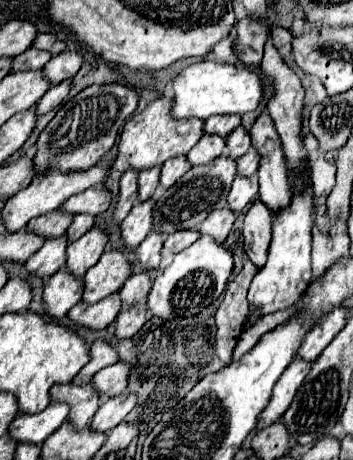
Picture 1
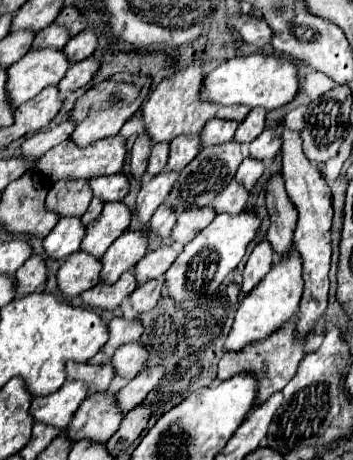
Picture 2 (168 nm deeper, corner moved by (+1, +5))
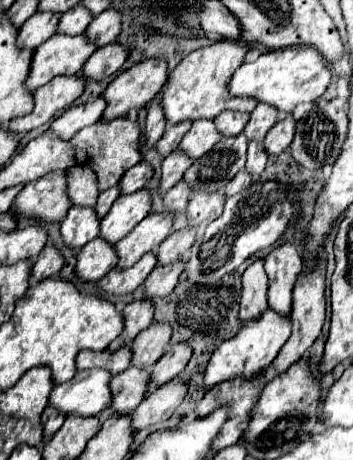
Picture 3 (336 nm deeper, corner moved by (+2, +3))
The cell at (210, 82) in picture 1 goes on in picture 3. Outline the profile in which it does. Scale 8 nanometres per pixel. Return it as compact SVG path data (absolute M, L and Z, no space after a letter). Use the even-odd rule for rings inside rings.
M289 47L261 53L255 61L245 61L229 81L229 93L233 97L253 97L279 111L291 113L299 103L313 103L323 95L331 81L331 69L321 53L313 47Z

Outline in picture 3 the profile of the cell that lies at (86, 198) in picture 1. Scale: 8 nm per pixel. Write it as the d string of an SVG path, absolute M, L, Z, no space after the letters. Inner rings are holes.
M137 163L129 171L125 171L125 175L121 177L121 181L119 181L121 193L129 195L129 193L135 193L135 191L143 189L147 179L151 179L151 175L153 175L153 169L147 163Z

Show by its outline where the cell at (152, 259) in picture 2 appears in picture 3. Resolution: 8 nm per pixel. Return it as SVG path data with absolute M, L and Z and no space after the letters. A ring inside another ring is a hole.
M181 229L171 233L157 249L155 257L157 257L157 267L169 265L169 263L177 263L177 261L185 261L189 257L189 249L195 241L195 229Z

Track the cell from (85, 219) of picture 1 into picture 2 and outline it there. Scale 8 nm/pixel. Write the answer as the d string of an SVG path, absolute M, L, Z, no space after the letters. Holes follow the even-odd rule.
M94 197L92 199L92 203L90 203L90 207L88 207L88 211L80 217L82 219L82 223L84 225L88 225L88 223L92 223L98 215L100 215L100 211L102 211L102 205L104 205L104 201L100 199L100 197Z

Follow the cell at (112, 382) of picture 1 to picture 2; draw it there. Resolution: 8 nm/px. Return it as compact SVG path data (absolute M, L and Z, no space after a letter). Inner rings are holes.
M140 341L126 343L112 357L112 365L116 369L116 375L124 381L134 379L144 369L146 361L148 361L148 349Z

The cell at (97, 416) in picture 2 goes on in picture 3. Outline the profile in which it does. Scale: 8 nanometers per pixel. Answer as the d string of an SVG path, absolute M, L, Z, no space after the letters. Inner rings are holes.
M129 367L123 373L115 375L111 379L111 405L109 405L109 409L113 413L133 411L141 403L145 391L147 391L147 383L149 383L149 373L145 369Z

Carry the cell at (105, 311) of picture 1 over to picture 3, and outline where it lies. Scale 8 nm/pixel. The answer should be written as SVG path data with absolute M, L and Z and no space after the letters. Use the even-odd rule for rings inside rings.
M145 253L133 267L119 271L113 269L109 275L105 275L99 283L97 289L109 295L125 295L125 293L133 293L151 273L151 269L155 267L155 255L153 253Z

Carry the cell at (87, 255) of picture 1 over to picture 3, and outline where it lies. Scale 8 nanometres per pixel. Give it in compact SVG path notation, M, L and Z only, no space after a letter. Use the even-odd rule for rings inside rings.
M141 189L131 195L121 195L101 219L99 237L111 245L121 241L141 219L151 211L151 195Z

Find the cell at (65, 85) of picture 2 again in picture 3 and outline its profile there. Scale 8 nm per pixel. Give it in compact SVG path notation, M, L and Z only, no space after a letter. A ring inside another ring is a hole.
M109 43L105 47L99 47L83 65L81 75L85 79L105 79L121 69L121 65L127 59L127 49L119 43Z

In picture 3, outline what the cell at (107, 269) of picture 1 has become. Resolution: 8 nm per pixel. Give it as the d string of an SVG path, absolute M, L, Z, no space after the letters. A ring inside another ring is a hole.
M149 213L137 227L123 237L119 243L115 243L117 251L117 269L127 269L135 265L137 259L141 259L145 253L155 251L163 239L171 235L171 223L173 213Z

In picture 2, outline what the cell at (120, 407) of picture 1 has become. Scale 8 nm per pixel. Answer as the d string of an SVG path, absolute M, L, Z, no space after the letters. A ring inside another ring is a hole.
M162 365L146 367L126 387L122 387L118 391L118 403L120 403L122 411L130 411L138 403L142 403L146 399L146 395L160 383L162 375L164 375L164 367Z

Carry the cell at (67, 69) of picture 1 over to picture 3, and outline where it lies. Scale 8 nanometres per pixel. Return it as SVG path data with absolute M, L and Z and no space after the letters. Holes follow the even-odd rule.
M109 9L97 15L89 23L89 29L85 29L85 37L89 37L89 41L93 41L95 47L103 47L115 41L115 37L119 35L119 29L121 29L121 17L119 13Z

